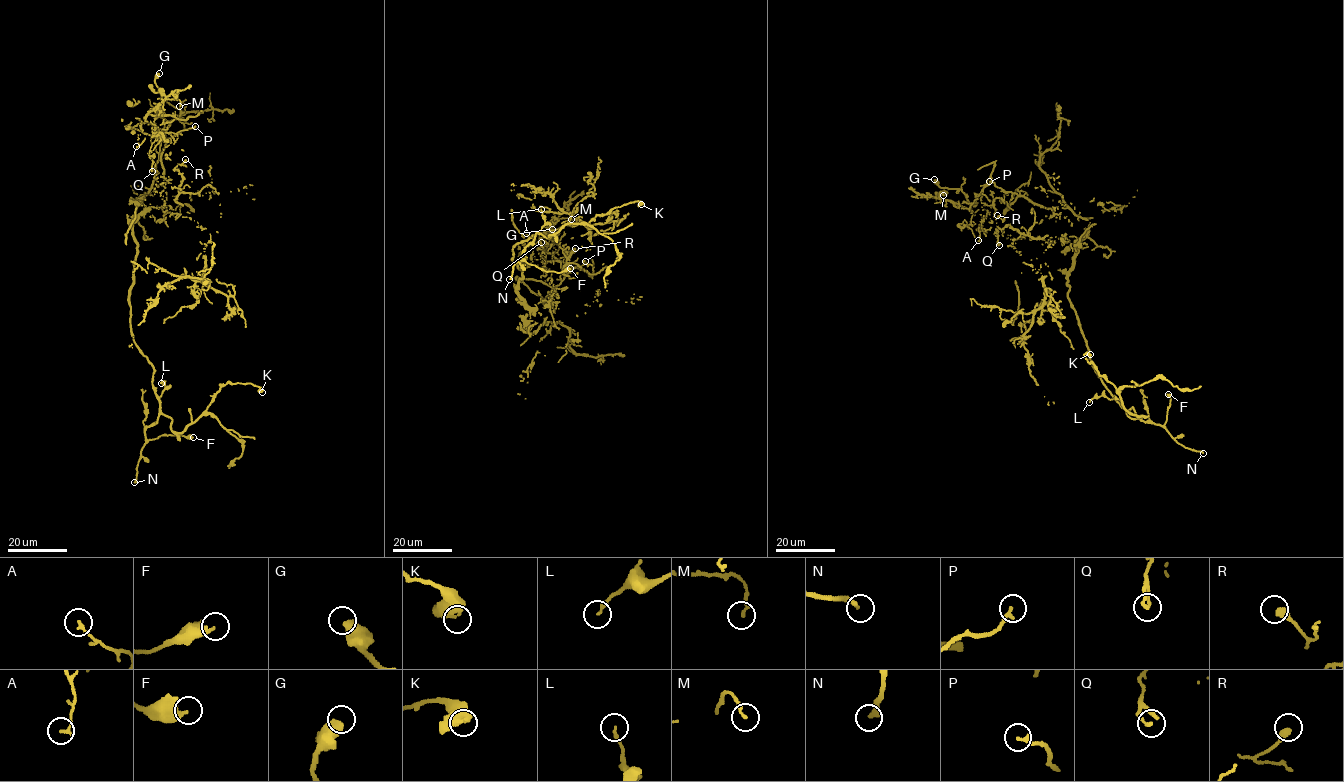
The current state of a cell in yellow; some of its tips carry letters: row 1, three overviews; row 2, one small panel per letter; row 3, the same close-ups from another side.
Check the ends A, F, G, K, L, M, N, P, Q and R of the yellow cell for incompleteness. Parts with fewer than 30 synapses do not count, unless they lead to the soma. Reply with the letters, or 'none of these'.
N

